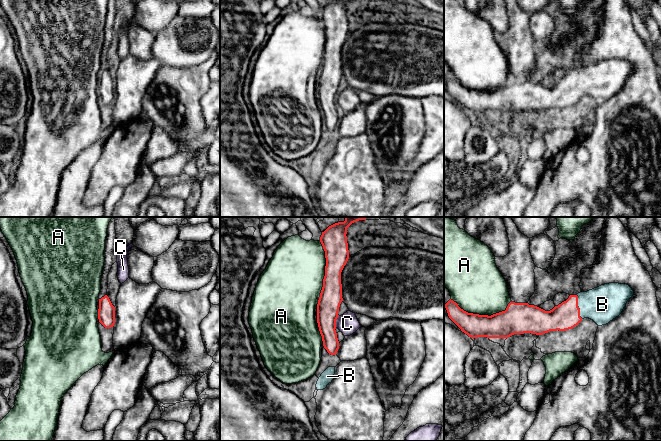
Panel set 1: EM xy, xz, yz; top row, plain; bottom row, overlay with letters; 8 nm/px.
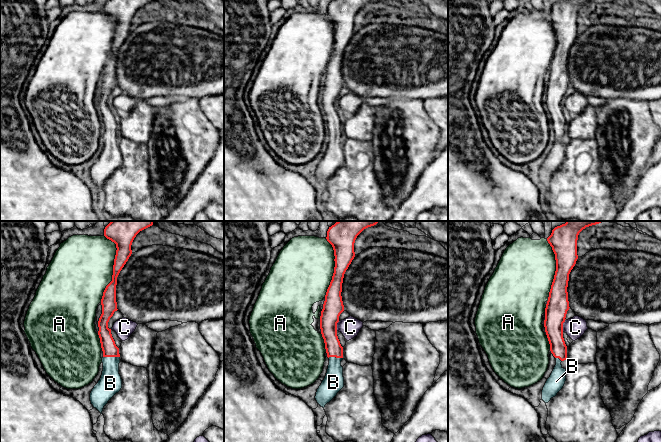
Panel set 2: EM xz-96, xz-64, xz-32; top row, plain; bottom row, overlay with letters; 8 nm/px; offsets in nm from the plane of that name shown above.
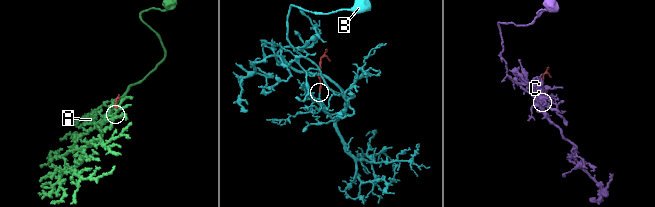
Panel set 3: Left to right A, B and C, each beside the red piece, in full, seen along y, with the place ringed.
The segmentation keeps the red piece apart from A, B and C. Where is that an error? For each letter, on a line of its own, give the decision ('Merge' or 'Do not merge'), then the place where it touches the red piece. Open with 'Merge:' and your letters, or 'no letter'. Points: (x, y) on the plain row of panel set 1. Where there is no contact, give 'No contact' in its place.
Merge: B
A: Do not merge. Touches red at yz (482, 91)
B: Merge. Touches red at yz (577, 82)
C: Do not merge. Touches red at xz (335, 97)

